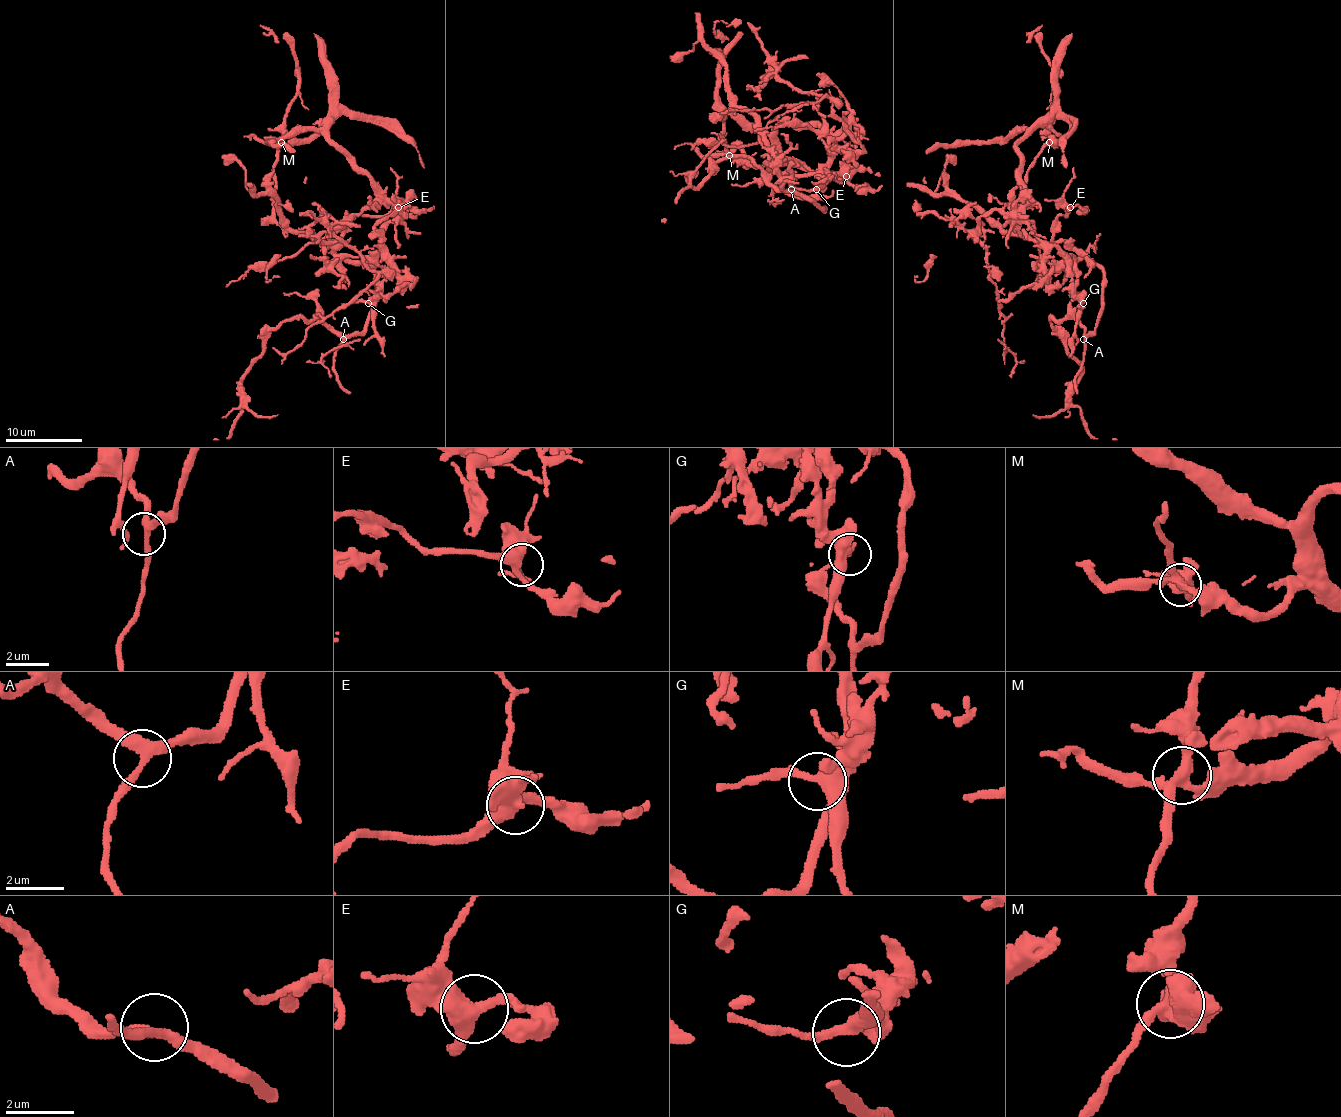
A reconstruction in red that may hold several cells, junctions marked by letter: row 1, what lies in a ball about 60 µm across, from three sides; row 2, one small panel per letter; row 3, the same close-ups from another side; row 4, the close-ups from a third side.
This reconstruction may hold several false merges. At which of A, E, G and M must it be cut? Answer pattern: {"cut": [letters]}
{"cut": ["M"]}

